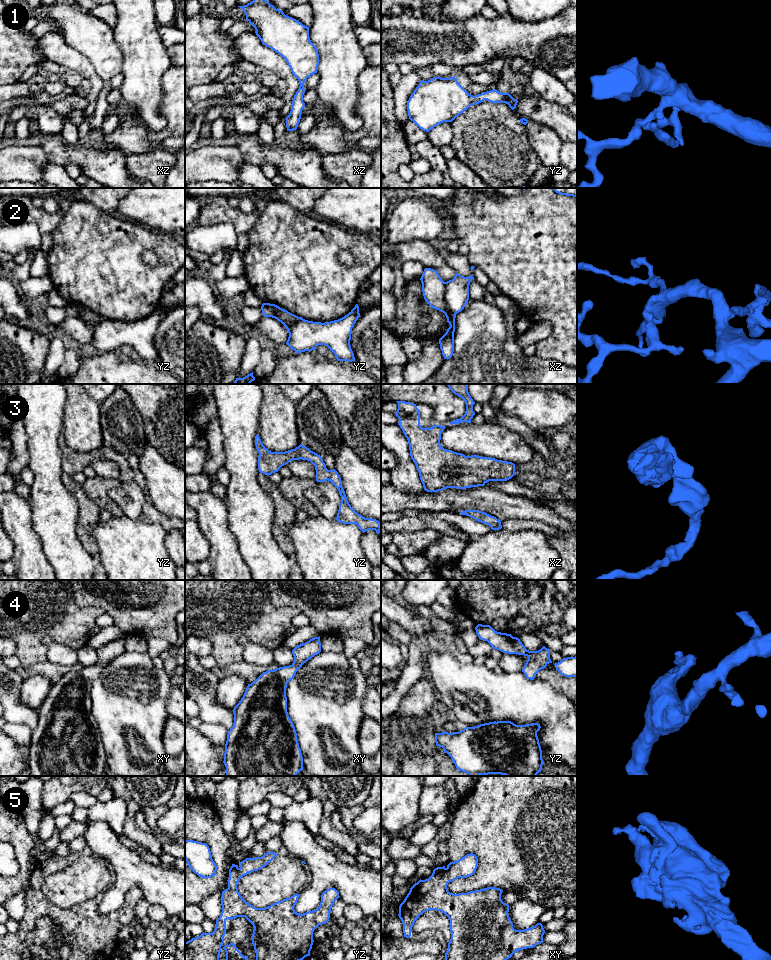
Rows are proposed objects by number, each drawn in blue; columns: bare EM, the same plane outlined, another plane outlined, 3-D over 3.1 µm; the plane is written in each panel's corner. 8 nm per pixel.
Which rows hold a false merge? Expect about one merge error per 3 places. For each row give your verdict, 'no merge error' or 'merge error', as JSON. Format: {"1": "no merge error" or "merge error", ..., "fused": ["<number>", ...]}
{"1": "no merge error", "2": "merge error", "3": "no merge error", "4": "no merge error", "5": "no merge error", "fused": ["2"]}

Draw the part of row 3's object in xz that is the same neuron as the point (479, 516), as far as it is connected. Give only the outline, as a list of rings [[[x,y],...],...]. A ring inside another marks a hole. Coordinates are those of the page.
[[[465,510],[460,513],[462,515],[471,517],[478,522],[489,525],[492,530],[499,530],[502,528],[501,521],[499,521],[496,517],[491,516],[485,512],[478,510]]]

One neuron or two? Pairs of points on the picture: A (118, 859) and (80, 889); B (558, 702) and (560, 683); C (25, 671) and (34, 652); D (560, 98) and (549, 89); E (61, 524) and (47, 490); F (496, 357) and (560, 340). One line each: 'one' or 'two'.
A: two
B: two
C: two
D: one
E: one
F: two

